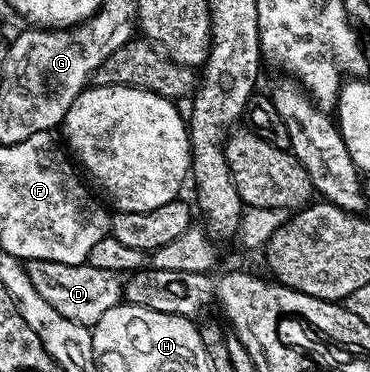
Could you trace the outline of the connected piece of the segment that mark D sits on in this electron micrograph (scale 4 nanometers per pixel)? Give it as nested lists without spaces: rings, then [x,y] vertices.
[[[29,261],[26,262],[25,268],[41,299],[45,299],[49,307],[61,311],[65,319],[73,319],[73,323],[94,327],[101,315],[105,315],[105,311],[117,307],[123,301],[124,278],[113,271],[101,271],[101,267],[86,263],[70,265],[52,261]]]

